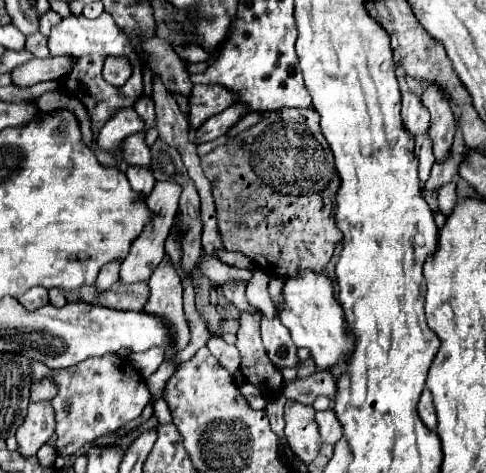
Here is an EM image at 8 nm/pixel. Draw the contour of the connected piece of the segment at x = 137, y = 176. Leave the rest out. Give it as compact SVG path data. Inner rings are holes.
M128 167L126 177L128 177L132 189L136 193L140 193L142 197L148 197L150 191L152 191L152 187L154 187L154 183L156 183L152 171L146 169L146 167Z

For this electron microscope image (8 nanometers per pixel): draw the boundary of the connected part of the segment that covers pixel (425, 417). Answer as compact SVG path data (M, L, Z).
M428 389L422 391L420 403L418 403L418 413L420 413L420 419L424 421L426 427L436 429L436 409L434 409L434 403L432 403L432 393Z

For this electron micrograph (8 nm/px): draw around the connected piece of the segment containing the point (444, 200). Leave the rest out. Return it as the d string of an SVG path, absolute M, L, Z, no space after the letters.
M451 181L438 189L439 210L446 217L452 212L457 202L456 187L457 184Z

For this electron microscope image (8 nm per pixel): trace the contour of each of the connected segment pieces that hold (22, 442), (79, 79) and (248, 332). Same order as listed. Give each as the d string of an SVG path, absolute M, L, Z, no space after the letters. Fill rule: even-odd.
M48 401L30 403L28 415L24 423L16 431L18 439L18 453L22 457L32 457L38 453L38 449L48 443L48 439L54 433L54 411Z
M102 13L96 19L88 19L84 15L64 17L58 25L52 27L48 37L48 49L50 49L50 55L54 57L64 55L68 59L74 59L74 65L70 67L70 71L64 77L60 77L60 87L70 95L74 95L86 107L92 133L98 133L104 127L106 119L110 119L110 115L114 115L118 109L134 107L134 99L138 99L138 95L144 93L140 57L130 45L126 33L114 23L112 15L108 13ZM108 55L126 55L130 59L132 77L126 81L124 87L114 87L102 79L102 65Z
M242 313L240 329L236 333L236 347L240 351L240 373L248 383L260 389L266 399L276 399L282 393L284 377L266 355L260 339L260 315Z

